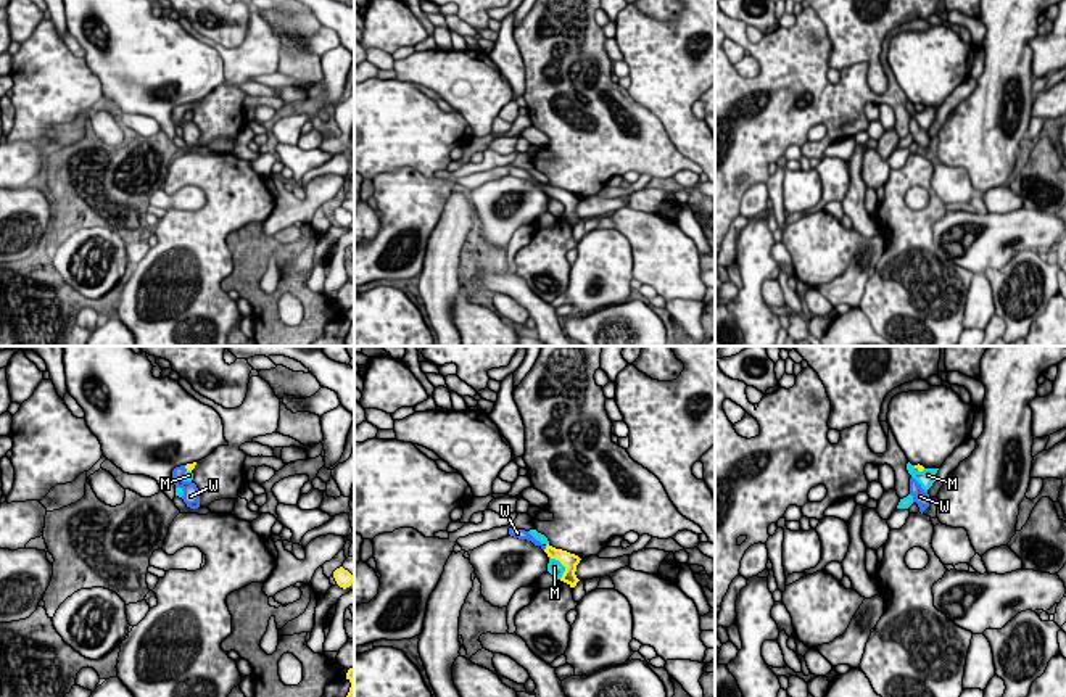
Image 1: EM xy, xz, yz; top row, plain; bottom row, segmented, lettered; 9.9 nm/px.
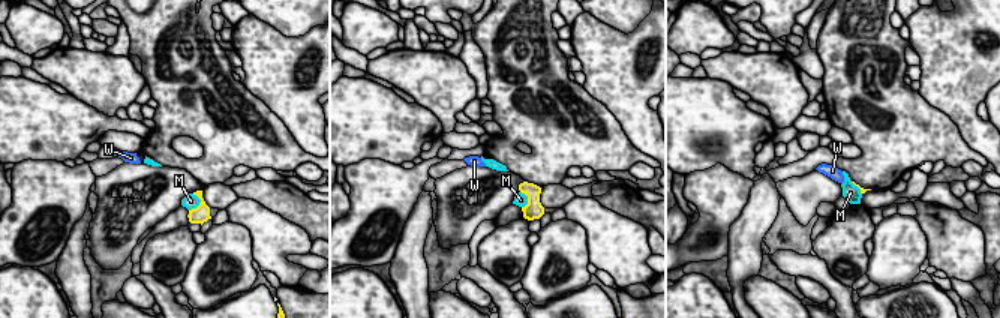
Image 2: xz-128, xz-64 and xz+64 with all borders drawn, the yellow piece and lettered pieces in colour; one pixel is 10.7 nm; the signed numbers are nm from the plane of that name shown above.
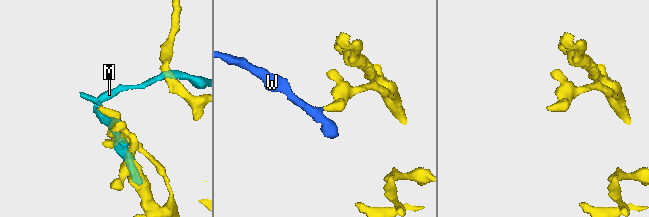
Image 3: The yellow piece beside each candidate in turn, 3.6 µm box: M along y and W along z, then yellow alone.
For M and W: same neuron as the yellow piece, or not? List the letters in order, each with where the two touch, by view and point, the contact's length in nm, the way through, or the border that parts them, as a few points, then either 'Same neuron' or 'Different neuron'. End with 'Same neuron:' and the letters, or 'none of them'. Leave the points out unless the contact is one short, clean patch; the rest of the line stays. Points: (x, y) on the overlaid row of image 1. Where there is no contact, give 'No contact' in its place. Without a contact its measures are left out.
M: Touches yellow at xz (562, 564). Shared border 260 nm. Different neuron
W: Touches yellow at xz (546, 548). Shared border 60 nm. Path across: xz (567, 559), (546, 548), (525, 535). Same neuron
Same neuron: W

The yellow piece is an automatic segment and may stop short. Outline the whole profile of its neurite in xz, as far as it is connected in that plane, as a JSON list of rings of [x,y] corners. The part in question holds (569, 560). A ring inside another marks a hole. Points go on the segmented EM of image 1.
[[[509,528],[509,534],[514,536],[514,538],[519,538],[519,539],[531,541],[535,546],[539,546],[547,554],[547,557],[559,560],[565,567],[565,571],[564,571],[560,581],[567,583],[570,588],[576,586],[576,583],[580,579],[576,578],[575,571],[576,571],[576,565],[581,560],[578,555],[570,554],[570,552],[562,551],[562,549],[556,549],[556,547],[549,546],[549,544],[543,546],[539,541],[536,541],[525,530]]]

